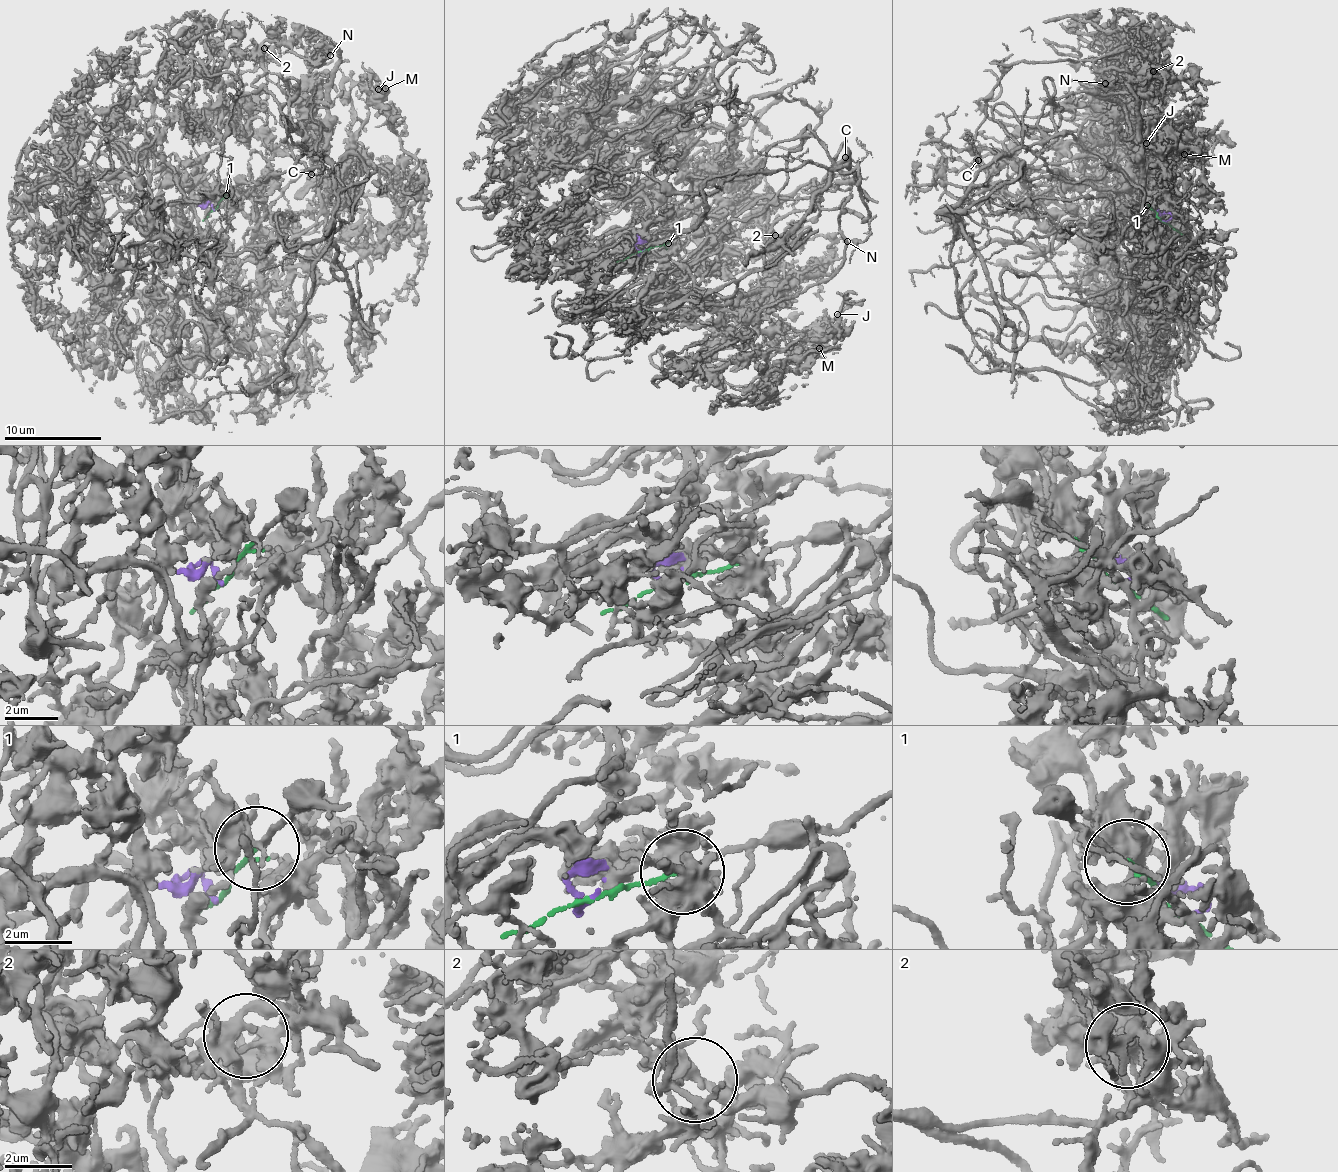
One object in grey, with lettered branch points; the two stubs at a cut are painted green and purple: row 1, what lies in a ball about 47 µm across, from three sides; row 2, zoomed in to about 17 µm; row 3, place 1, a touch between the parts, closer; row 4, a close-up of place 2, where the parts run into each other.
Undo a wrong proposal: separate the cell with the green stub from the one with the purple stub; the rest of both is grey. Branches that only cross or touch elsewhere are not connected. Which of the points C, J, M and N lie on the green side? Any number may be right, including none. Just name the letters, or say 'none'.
C

